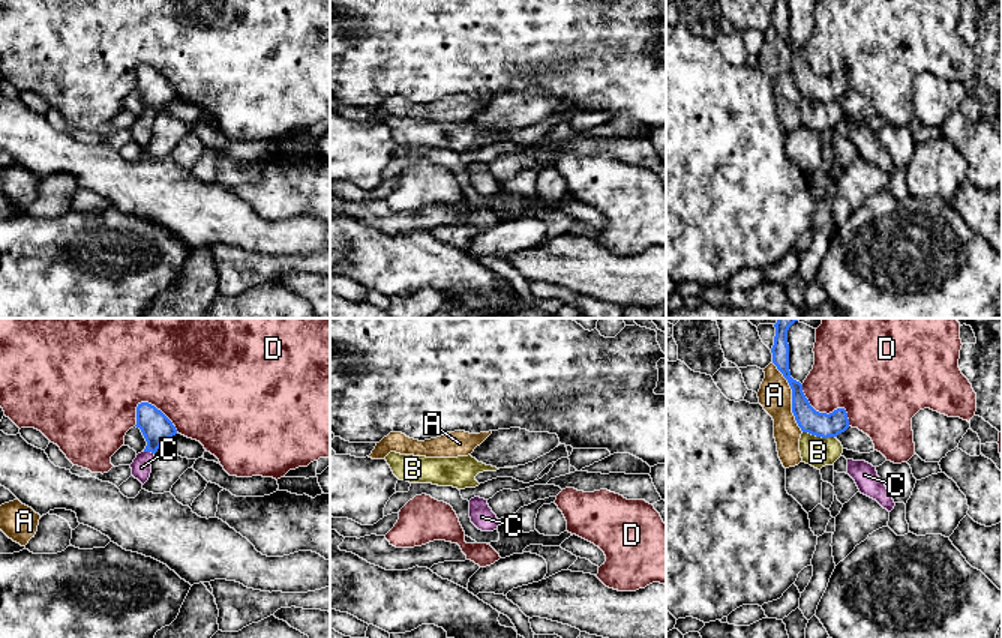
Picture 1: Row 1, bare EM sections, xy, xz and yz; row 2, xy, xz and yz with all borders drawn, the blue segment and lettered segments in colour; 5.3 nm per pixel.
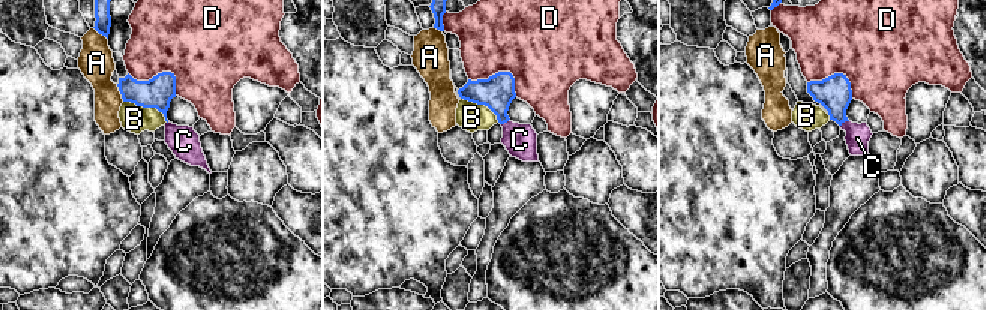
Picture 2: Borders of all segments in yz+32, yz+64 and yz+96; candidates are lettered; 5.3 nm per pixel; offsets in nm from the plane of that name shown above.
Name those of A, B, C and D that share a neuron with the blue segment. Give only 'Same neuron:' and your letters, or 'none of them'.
Same neuron: C

